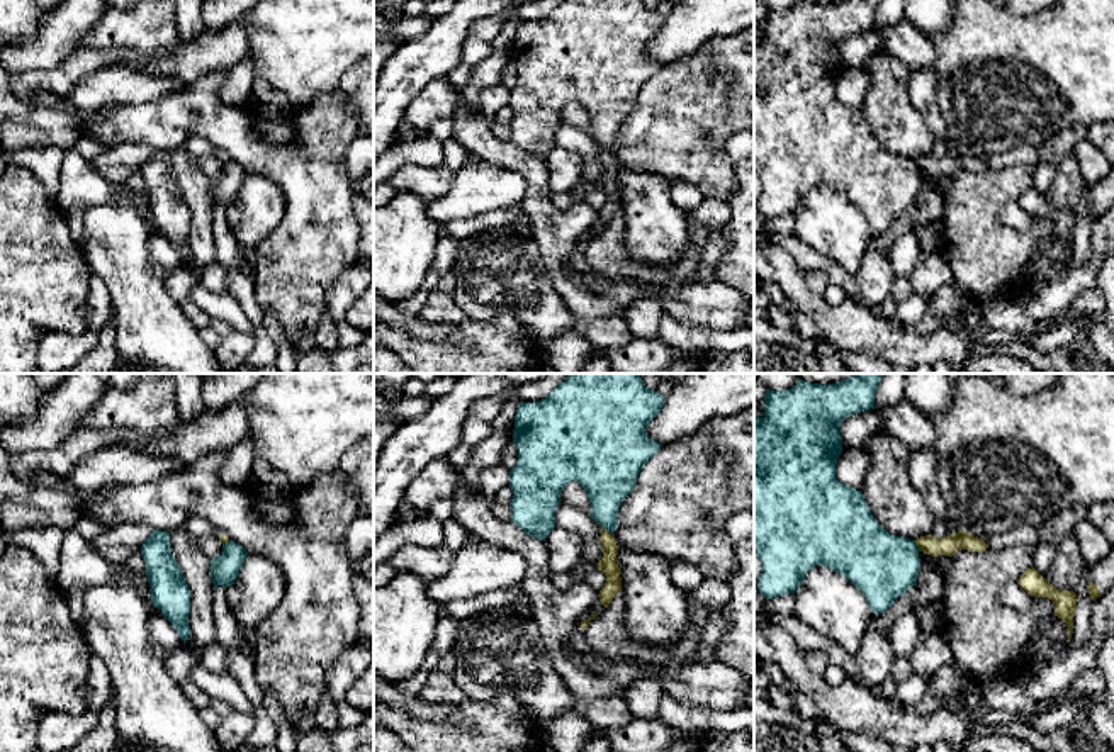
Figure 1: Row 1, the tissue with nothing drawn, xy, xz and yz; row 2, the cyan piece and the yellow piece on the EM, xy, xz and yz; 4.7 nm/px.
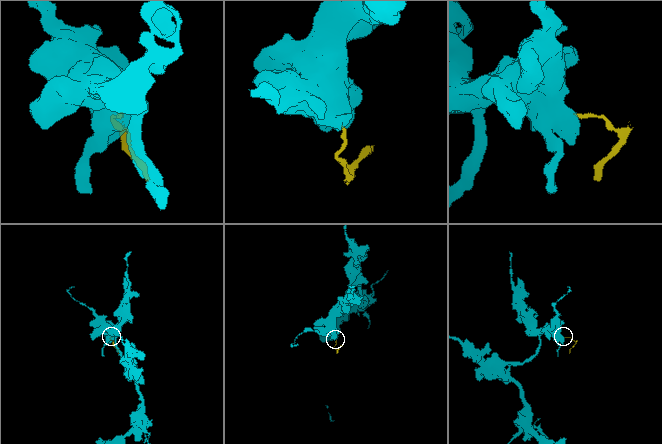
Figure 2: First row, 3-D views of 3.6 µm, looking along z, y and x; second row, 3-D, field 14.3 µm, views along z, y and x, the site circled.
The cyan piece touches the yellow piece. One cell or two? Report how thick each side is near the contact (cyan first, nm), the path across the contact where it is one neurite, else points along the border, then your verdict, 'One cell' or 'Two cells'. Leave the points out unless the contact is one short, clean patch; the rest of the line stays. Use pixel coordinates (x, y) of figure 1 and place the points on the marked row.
Thickness 320 nm (cyan) against 90 nm. Boundary: yz (912, 540), (921, 550). Two cells

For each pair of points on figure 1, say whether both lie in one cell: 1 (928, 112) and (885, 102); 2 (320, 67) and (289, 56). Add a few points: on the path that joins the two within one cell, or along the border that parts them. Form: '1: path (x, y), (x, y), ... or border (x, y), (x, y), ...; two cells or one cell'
1: border (909, 70), (909, 101), (936, 136); two cells
2: path (313, 60), (309, 56), (296, 56); one cell

